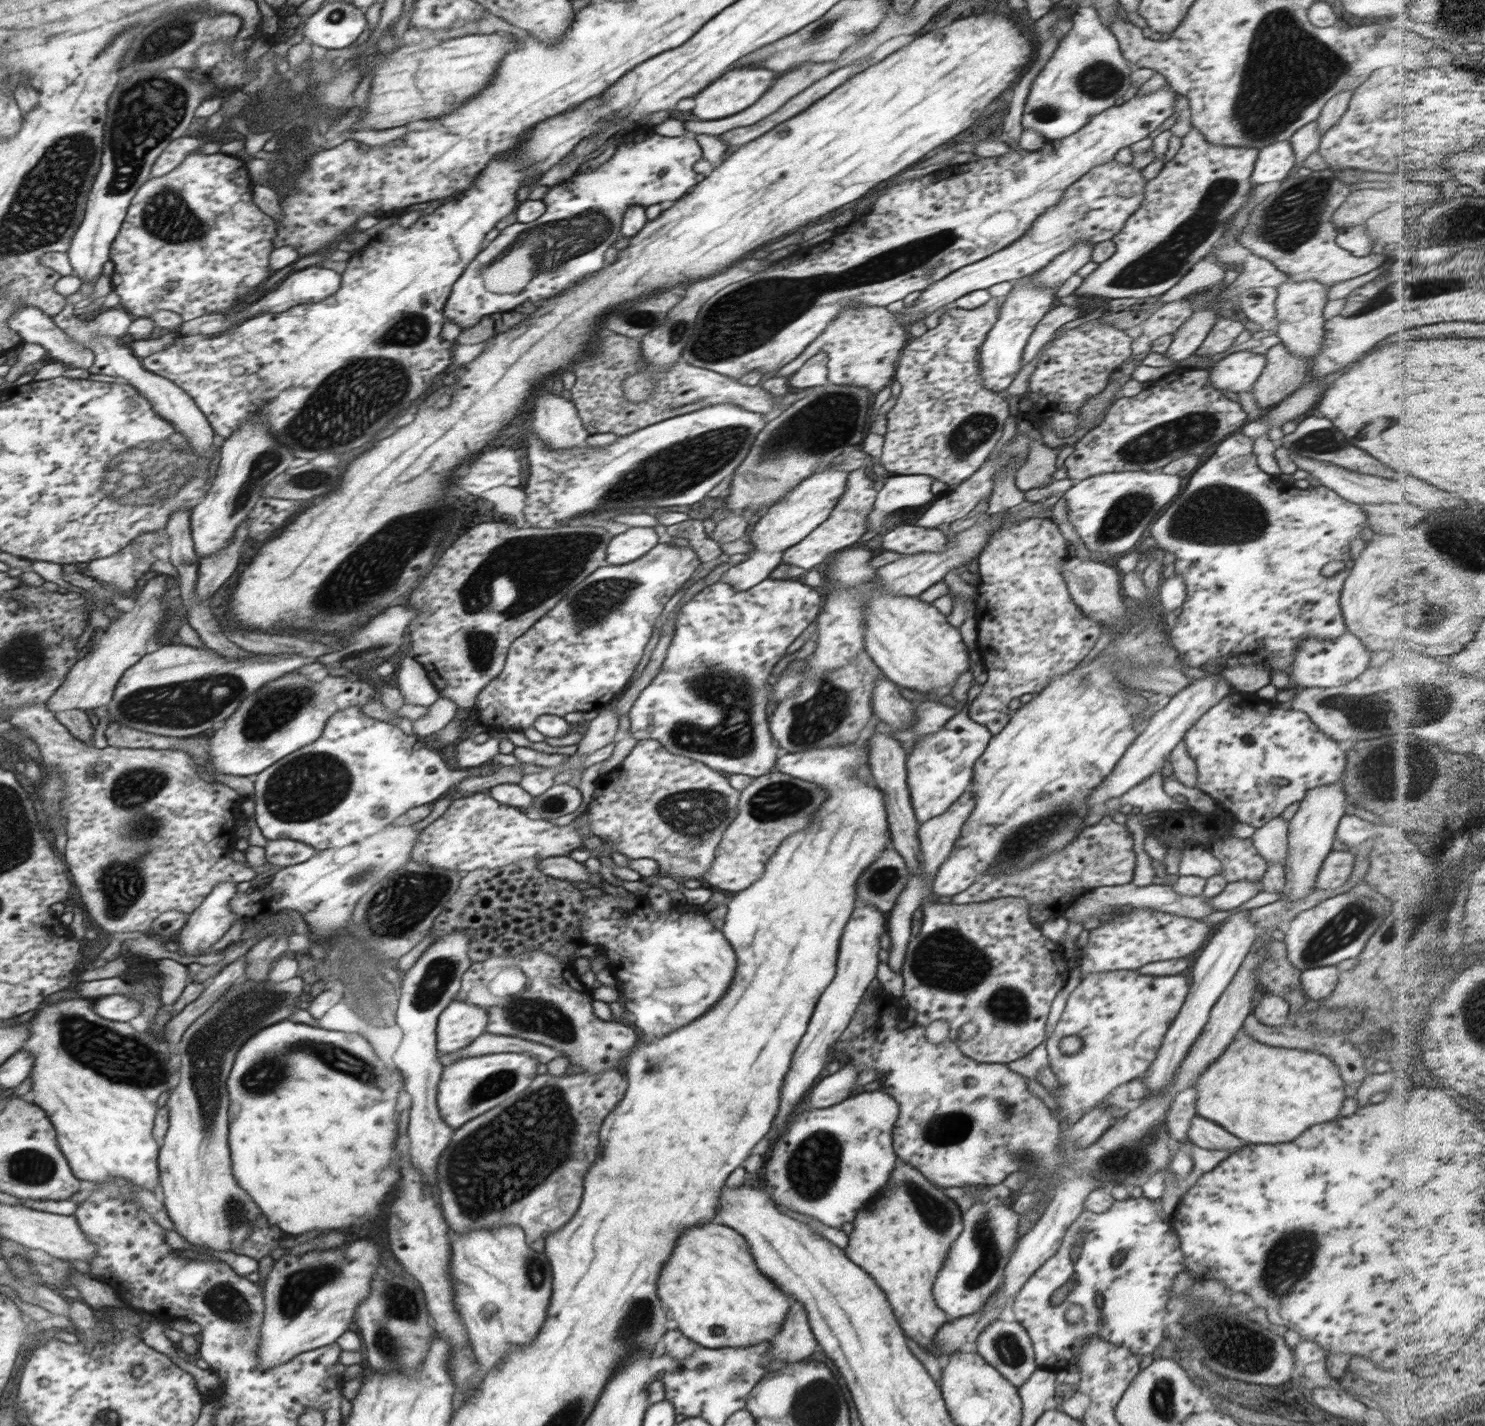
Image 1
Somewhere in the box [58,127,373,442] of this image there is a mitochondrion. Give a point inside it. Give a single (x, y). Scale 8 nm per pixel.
(167, 215)

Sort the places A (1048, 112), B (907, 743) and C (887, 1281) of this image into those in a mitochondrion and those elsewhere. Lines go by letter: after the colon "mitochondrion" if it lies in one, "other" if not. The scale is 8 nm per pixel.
A: mitochondrion
B: other
C: other

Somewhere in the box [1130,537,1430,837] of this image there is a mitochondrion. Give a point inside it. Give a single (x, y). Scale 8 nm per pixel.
(1360, 712)

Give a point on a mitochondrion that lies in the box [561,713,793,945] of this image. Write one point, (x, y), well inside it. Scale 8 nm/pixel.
(694, 814)

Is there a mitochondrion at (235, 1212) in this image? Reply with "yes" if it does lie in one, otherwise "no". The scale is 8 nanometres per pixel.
yes

